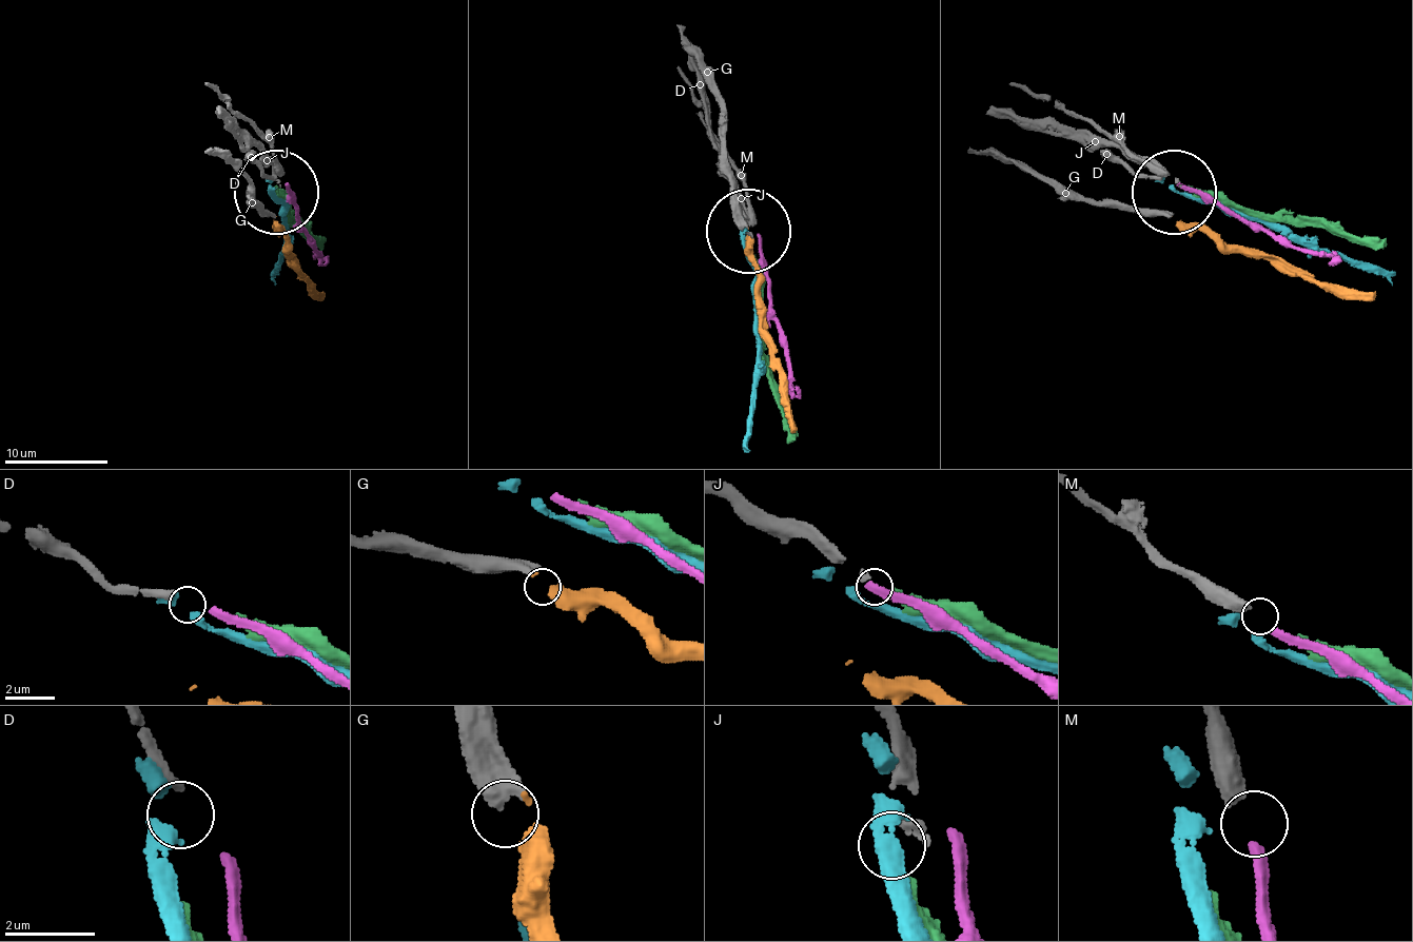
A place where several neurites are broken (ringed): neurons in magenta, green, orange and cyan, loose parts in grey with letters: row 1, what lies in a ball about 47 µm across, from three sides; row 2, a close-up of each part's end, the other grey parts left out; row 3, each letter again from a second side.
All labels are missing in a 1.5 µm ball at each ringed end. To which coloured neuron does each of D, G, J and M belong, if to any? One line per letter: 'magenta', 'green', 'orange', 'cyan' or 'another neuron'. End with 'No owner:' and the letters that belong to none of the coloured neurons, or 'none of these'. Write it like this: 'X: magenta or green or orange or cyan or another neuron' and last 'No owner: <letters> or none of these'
D: another neuron
G: orange
J: green
M: magenta
No owner: D

